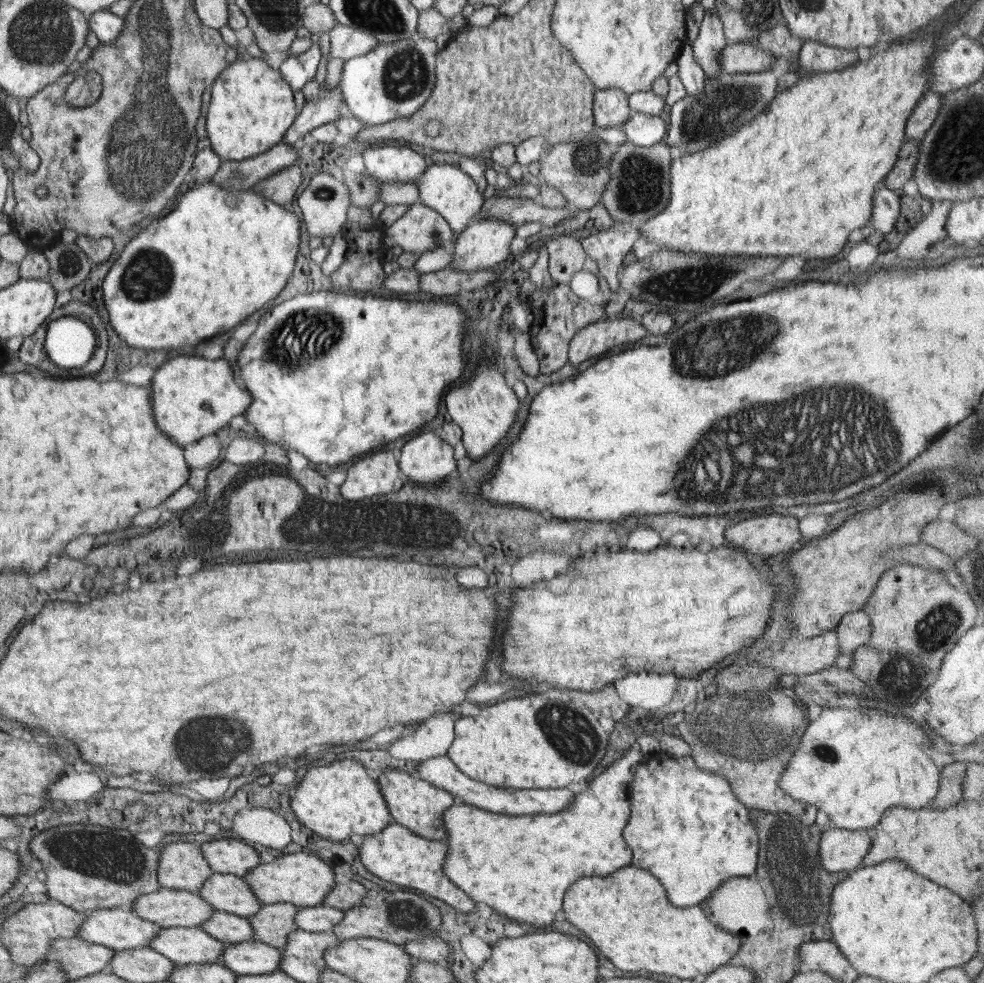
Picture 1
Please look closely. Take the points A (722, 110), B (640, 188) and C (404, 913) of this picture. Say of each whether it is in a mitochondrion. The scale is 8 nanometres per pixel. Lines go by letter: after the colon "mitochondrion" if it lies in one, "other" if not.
A: mitochondrion
B: mitochondrion
C: mitochondrion

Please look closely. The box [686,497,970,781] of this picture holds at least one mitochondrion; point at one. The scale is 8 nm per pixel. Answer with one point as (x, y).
(934, 629)

